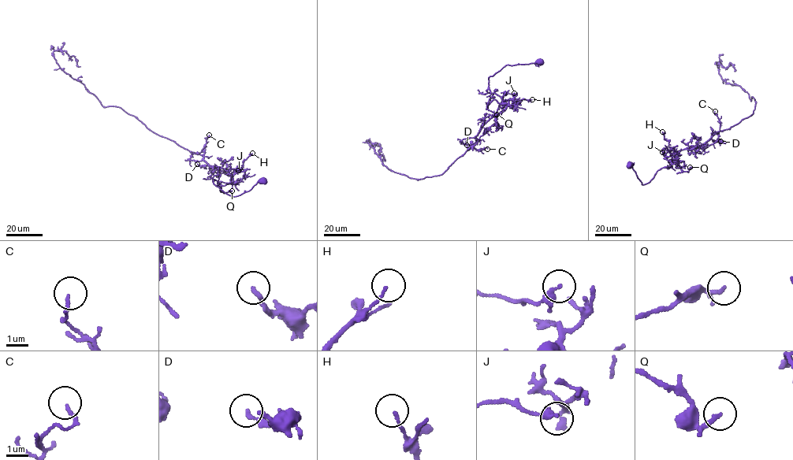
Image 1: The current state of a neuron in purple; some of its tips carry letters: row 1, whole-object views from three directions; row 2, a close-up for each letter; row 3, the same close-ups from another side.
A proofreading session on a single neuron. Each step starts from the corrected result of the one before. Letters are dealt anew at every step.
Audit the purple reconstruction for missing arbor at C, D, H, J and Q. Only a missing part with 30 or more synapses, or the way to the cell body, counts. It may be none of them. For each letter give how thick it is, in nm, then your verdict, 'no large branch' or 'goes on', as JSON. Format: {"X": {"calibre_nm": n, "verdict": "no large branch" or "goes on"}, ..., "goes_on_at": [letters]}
{"C": {"calibre_nm": 120, "verdict": "no large branch"}, "D": {"calibre_nm": 180, "verdict": "no large branch"}, "H": {"calibre_nm": 110, "verdict": "no large branch"}, "J": {"calibre_nm": 200, "verdict": "no large branch"}, "Q": {"calibre_nm": 130, "verdict": "no large branch"}, "goes_on_at": []}

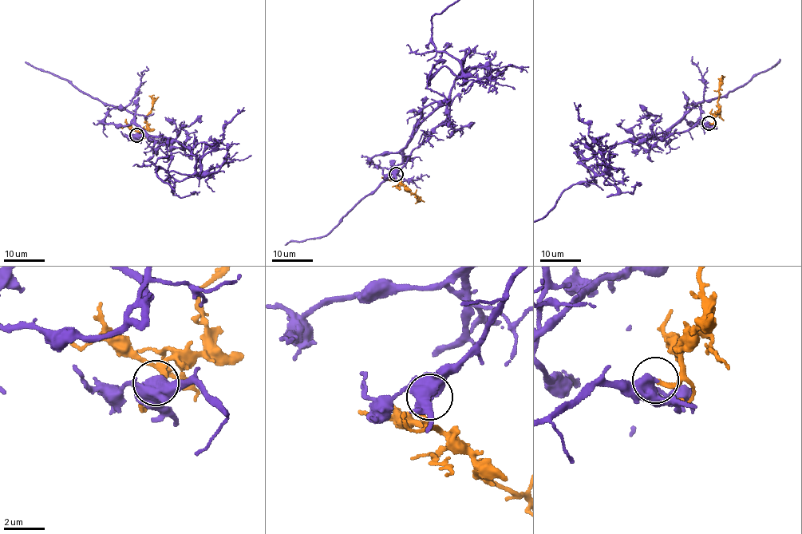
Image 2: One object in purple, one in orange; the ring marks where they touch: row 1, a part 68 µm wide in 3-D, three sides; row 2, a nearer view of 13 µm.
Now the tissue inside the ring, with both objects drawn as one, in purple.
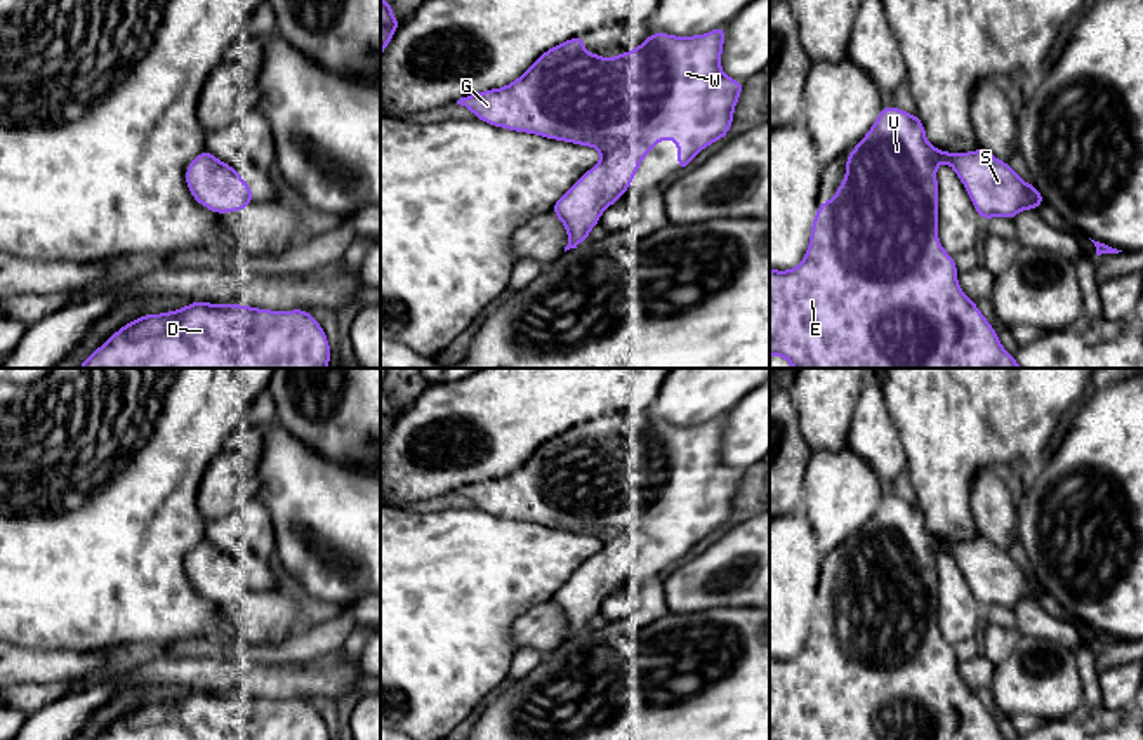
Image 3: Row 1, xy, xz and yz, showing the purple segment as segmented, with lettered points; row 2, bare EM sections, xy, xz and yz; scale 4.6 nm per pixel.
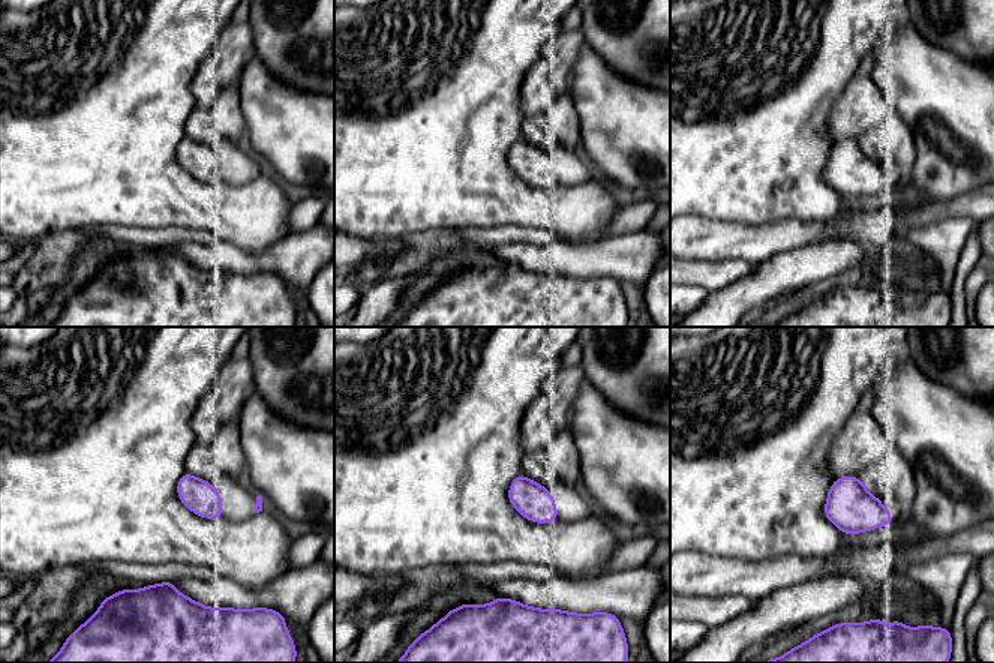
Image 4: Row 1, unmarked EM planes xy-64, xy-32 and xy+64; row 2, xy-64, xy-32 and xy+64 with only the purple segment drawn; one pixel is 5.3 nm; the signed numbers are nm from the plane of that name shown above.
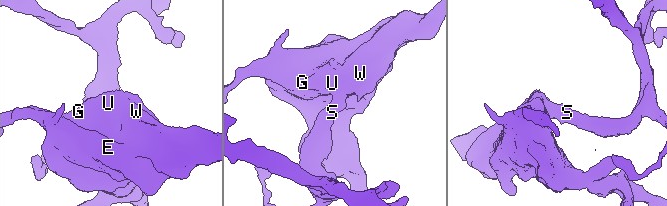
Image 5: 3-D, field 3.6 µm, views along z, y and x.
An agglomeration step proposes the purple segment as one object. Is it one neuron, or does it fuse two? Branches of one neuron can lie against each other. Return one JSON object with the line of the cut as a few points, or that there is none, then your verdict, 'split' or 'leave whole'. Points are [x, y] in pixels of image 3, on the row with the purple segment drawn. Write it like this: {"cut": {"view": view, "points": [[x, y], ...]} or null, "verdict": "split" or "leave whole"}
{"cut": null, "verdict": "leave whole"}

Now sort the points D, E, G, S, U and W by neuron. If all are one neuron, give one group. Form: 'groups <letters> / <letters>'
groups D E G S U W

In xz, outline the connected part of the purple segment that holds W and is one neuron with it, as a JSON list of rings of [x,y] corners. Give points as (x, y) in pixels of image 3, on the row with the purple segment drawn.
[[[726,26],[695,36],[651,33],[638,49],[606,61],[603,56],[587,54],[584,35],[577,35],[545,50],[516,82],[460,97],[457,104],[495,127],[601,151],[599,163],[551,208],[568,229],[566,252],[587,240],[599,215],[625,195],[644,155],[655,149],[658,141],[677,141],[677,167],[684,172],[704,148],[726,137],[743,82],[721,71],[724,36]]]

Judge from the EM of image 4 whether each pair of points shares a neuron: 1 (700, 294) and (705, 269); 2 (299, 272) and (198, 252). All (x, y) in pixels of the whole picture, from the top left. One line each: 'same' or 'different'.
1: different
2: same

